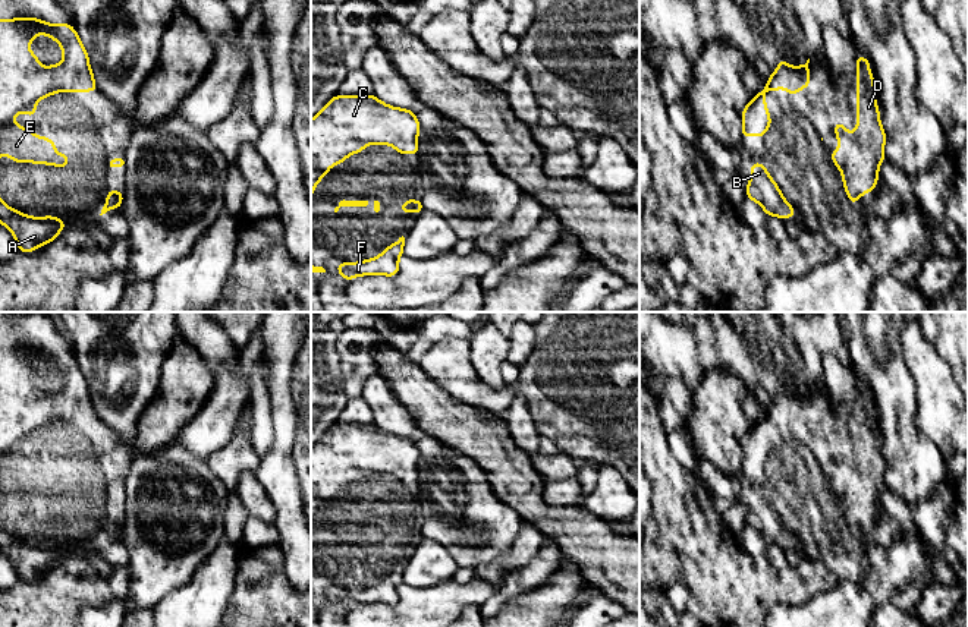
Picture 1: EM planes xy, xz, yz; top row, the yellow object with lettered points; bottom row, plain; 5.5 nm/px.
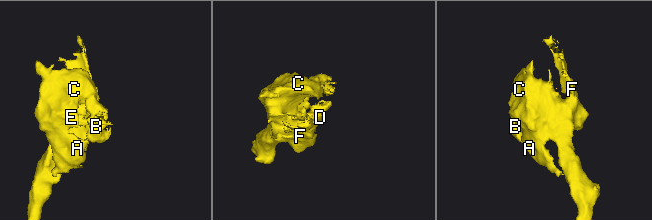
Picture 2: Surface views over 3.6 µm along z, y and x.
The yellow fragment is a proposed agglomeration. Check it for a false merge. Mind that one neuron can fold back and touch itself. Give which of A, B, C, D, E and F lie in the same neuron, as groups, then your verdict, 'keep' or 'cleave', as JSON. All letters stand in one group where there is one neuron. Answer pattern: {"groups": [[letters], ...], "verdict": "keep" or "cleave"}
{"groups": [["A", "B", "C", "D", "E", "F"]], "verdict": "keep"}

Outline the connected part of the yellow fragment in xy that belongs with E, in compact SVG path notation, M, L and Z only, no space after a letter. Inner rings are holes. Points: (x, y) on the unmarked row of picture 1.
M38 346L0 347L0 485L10 485L15 491L38 491L56 495L69 495L67 482L54 478L56 469L37 464L32 459L13 450L18 441L35 444L37 431L56 420L97 420L89 385L82 374L82 368L69 352L47 352ZM37 363L54 368L62 379L63 388L47 396L40 393L40 387L29 378L31 369Z

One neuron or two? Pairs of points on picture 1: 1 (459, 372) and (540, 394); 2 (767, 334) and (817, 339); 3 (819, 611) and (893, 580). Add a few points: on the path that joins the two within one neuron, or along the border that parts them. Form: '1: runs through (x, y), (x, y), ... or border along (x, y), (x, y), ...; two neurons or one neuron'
1: runs through (480, 393), (505, 396), (519, 390); one neuron
2: runs through (779, 334), (805, 334); one neuron
3: runs through (838, 611), (845, 611), (874, 591); one neuron

